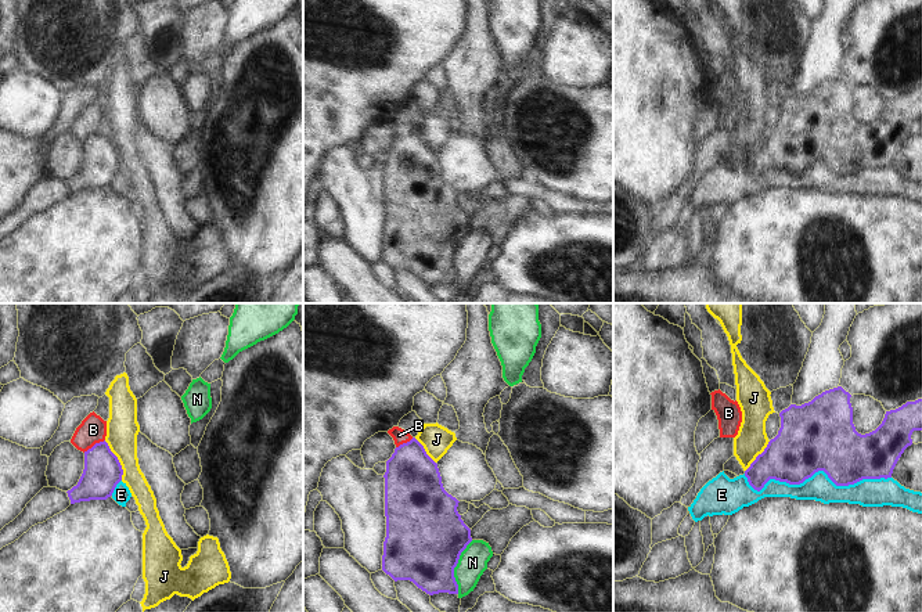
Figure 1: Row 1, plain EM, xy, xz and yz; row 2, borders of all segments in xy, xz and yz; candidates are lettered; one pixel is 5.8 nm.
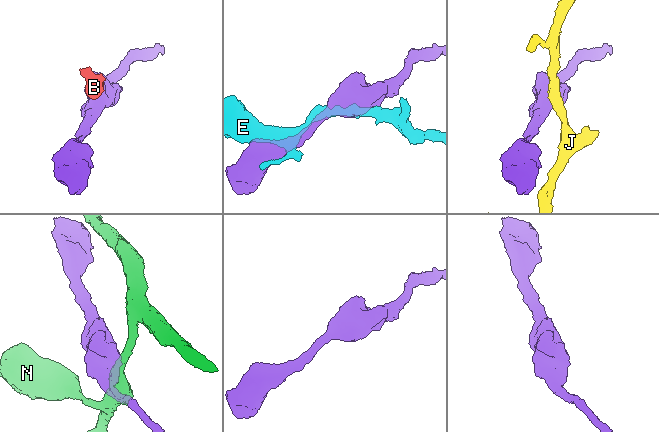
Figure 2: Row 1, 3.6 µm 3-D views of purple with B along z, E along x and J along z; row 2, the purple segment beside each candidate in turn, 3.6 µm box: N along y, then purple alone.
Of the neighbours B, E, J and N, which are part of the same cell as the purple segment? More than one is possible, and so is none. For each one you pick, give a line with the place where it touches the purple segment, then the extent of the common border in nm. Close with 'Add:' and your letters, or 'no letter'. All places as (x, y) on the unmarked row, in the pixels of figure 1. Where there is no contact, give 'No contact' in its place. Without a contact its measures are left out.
Add: no letter.

